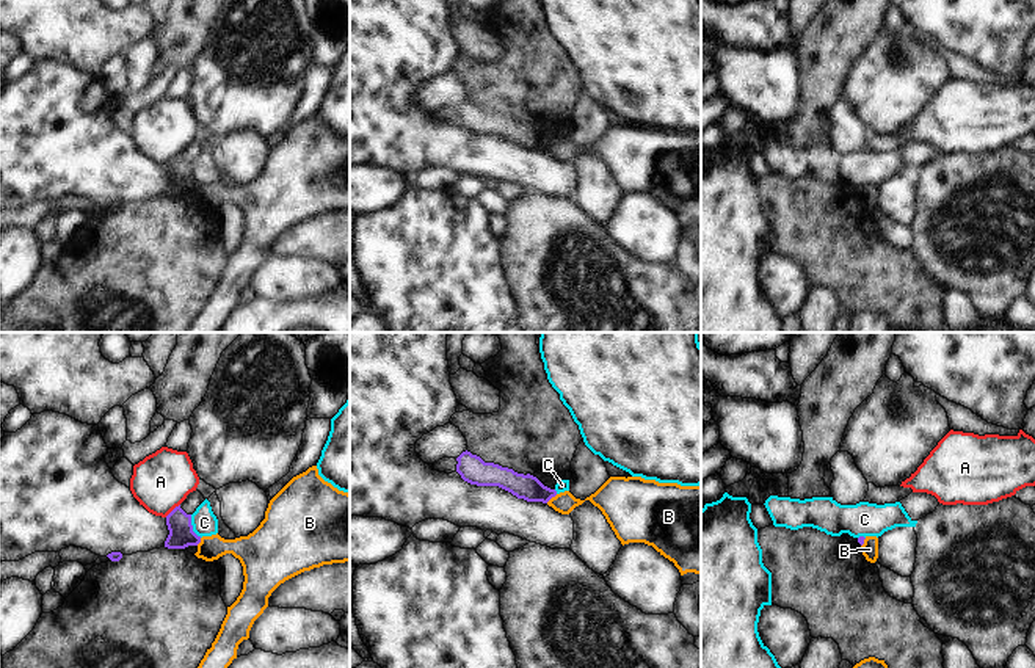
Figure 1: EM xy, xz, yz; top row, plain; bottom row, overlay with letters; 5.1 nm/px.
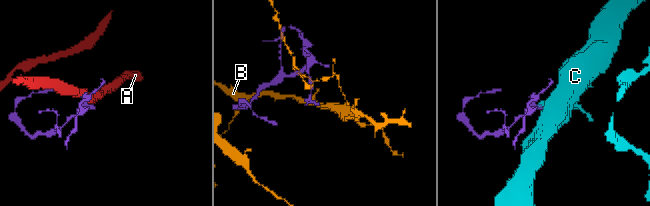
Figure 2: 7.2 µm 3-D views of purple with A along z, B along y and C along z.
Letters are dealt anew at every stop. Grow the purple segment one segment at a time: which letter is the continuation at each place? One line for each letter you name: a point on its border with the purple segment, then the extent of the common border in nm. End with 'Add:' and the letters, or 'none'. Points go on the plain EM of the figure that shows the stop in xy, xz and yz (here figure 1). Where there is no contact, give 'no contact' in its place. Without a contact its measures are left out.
Add: none

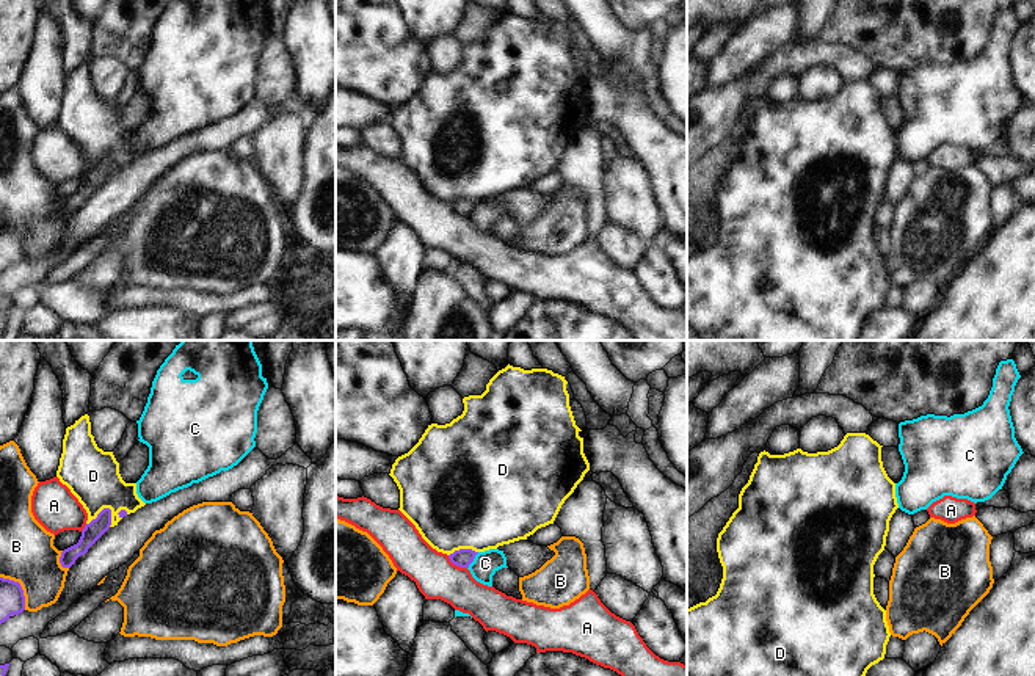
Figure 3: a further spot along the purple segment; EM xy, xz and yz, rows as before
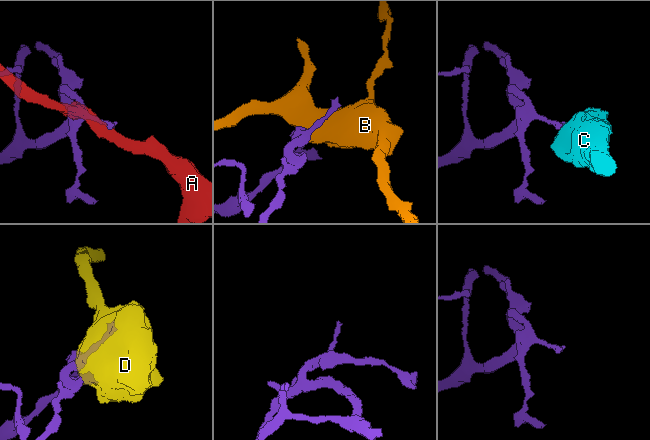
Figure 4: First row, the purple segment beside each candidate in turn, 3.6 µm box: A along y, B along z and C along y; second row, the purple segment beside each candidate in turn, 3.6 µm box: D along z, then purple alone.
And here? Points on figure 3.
Add: none

